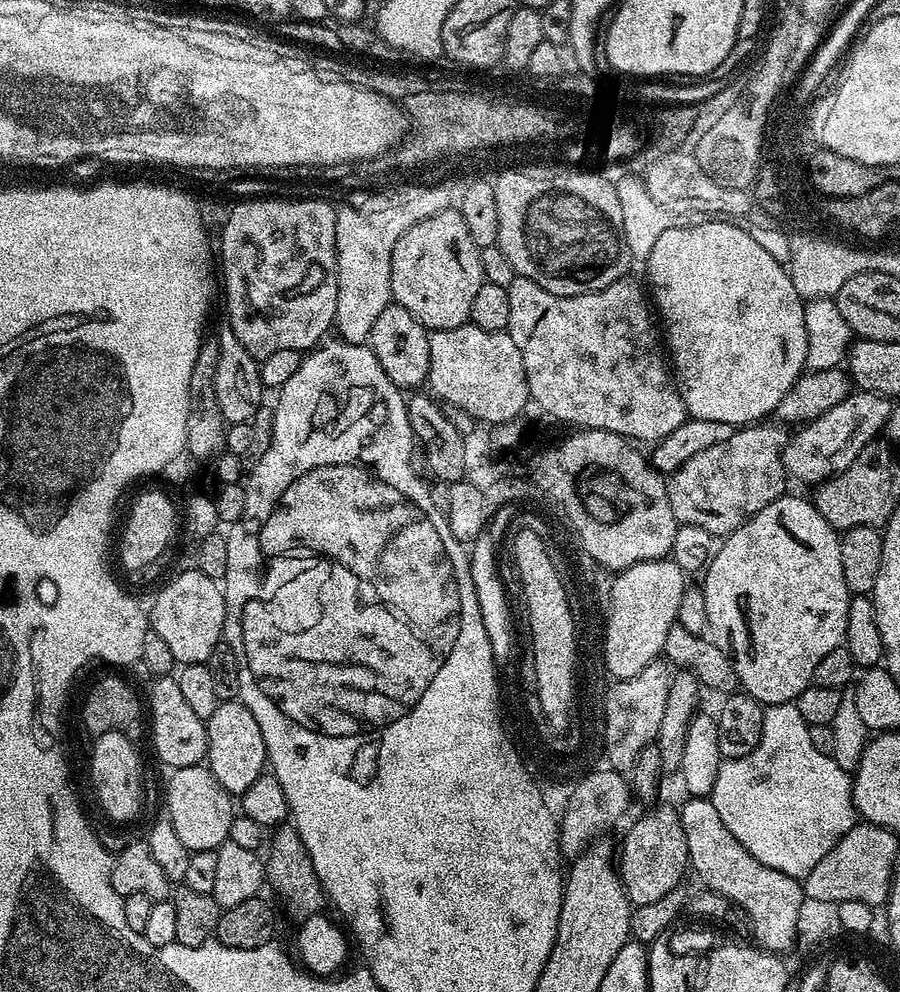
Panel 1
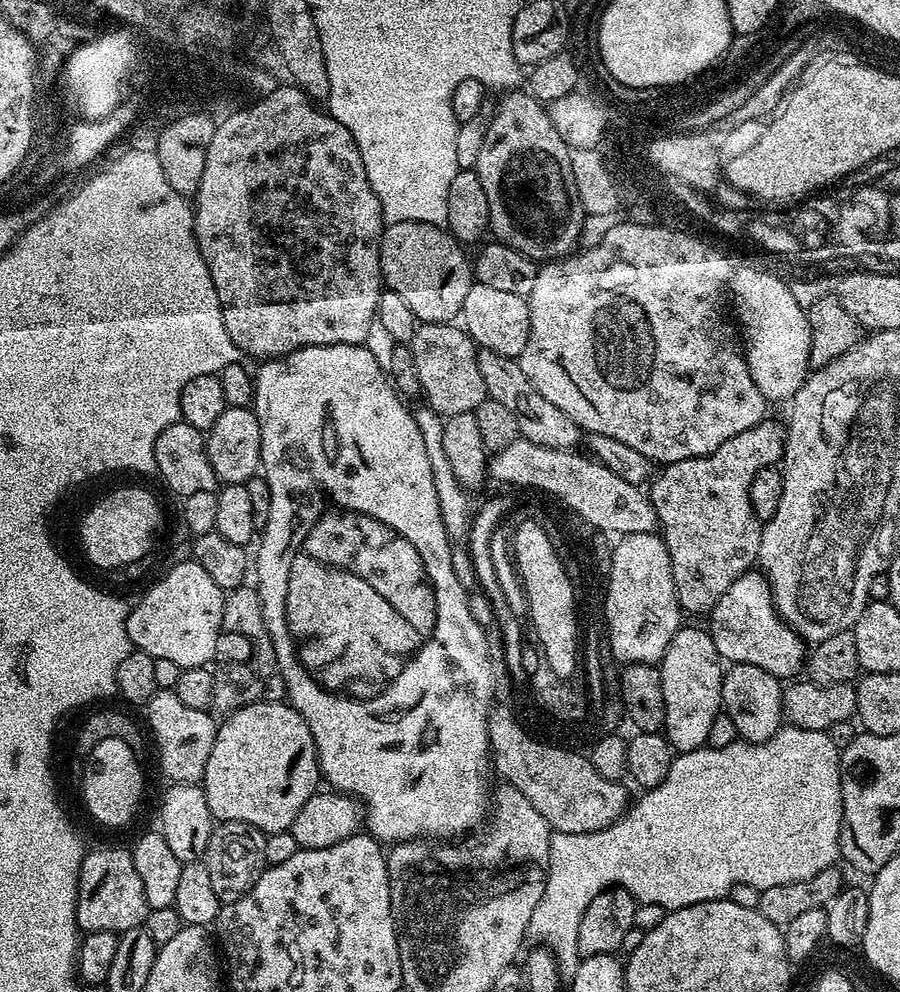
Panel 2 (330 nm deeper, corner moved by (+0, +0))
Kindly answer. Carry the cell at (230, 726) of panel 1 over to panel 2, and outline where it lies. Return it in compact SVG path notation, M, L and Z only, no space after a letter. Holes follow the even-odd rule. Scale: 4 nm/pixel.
M288 702L248 704L245 708L227 713L223 719L216 729L214 750L210 750L210 762L206 762L202 781L213 821L242 822L265 834L289 831L306 798L313 796L322 784L316 743L310 726L306 726L302 714Z

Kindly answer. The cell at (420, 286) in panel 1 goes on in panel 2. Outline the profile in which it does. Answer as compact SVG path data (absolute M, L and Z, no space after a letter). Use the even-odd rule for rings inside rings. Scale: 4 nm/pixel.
M426 222L388 224L380 235L380 274L387 291L398 294L414 310L417 321L446 324L455 321L474 283L474 264L447 227Z

